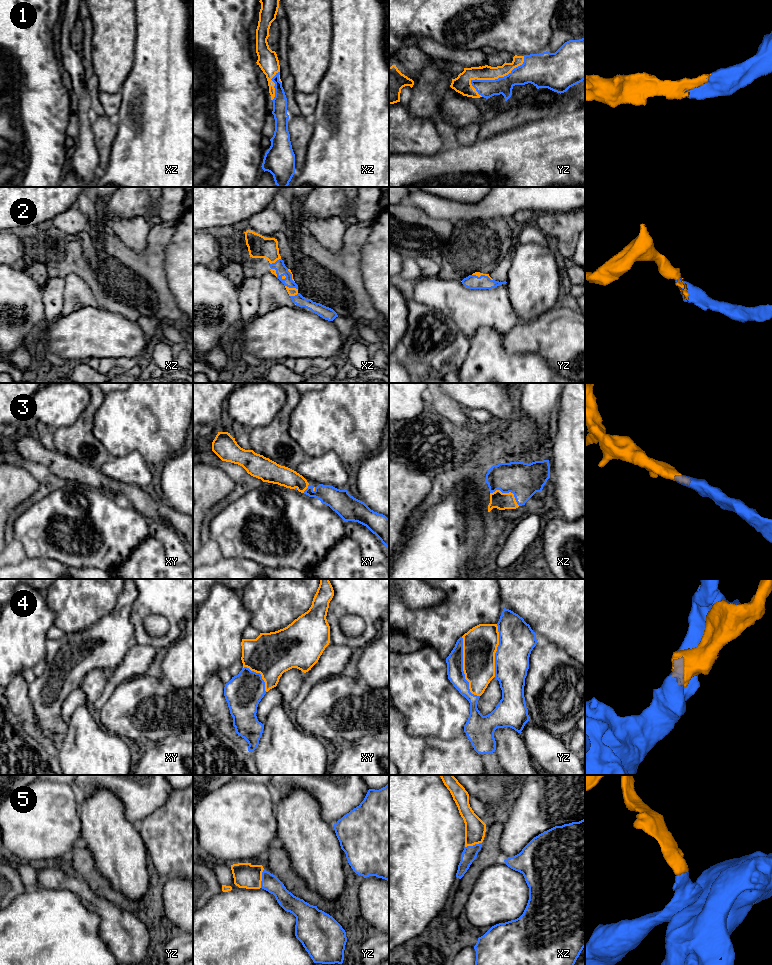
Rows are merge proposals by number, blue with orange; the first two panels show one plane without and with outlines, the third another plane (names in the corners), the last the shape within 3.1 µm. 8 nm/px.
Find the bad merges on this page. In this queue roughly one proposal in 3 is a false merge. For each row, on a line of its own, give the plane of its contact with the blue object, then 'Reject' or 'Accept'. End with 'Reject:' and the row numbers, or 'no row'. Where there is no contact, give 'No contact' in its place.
1: Touches blue in yz. Accept
2: Touches blue in xz. Accept
3: Touches blue in xz. Accept
4: Touches blue in yz. Accept
5: Touches blue in yz. Accept
Reject: no row

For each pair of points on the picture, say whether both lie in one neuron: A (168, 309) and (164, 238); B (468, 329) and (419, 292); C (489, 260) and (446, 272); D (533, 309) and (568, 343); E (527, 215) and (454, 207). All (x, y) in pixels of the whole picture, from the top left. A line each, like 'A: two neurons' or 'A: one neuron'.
A: one neuron
B: one neuron
C: one neuron
D: two neurons
E: two neurons

